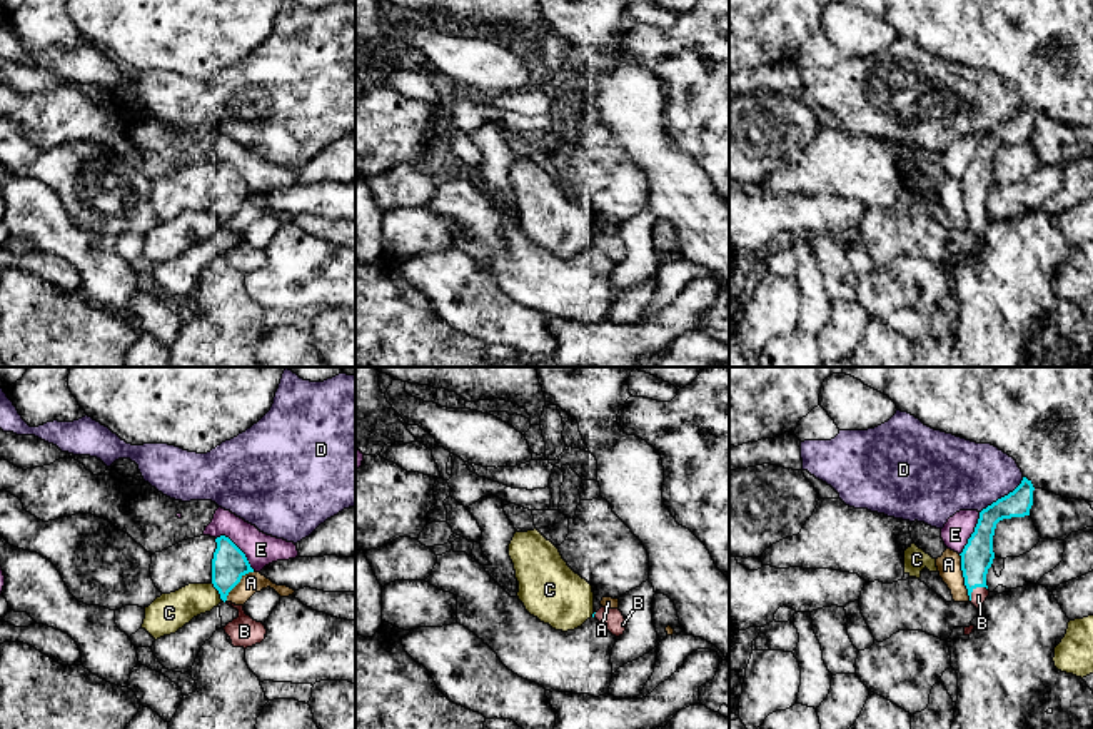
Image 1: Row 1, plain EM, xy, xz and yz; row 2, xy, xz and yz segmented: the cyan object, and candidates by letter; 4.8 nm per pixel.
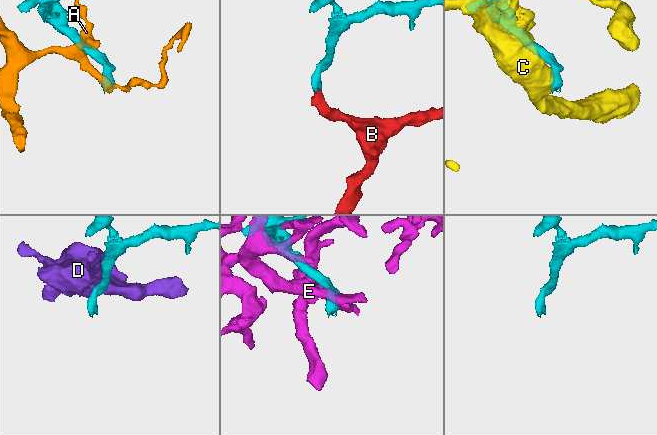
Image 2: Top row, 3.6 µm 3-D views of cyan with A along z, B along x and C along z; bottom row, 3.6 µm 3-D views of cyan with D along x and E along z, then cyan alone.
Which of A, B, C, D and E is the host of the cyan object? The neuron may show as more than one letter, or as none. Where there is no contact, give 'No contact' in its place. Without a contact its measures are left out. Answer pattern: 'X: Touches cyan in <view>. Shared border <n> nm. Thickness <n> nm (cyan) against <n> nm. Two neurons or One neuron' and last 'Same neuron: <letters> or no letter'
A: Touches cyan in yz. Shared border 240 nm. Thickness 160 nm (cyan) against 110 nm. Two neurons
B: Touches cyan in yz. Shared border 110 nm. Thickness 160 nm (cyan) against 80 nm. One neuron
C: Touches cyan in xy. Shared border 110 nm. Thickness 170 nm (cyan) against 180 nm. Two neurons
D: Touches cyan in yz. Shared border 280 nm. Thickness 130 nm (cyan) against 340 nm. Two neurons
E: Touches cyan in xy. Shared border 240 nm. Thickness 170 nm (cyan) against 160 nm. Two neurons
Same neuron: B

